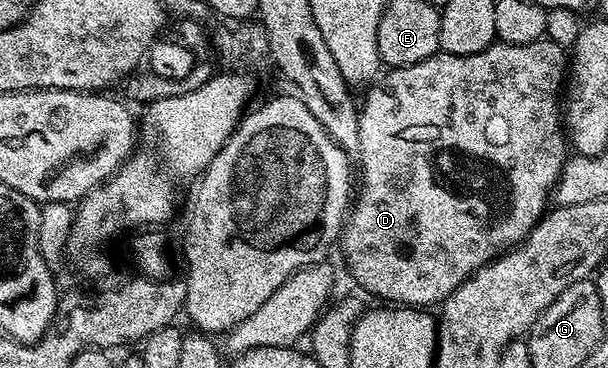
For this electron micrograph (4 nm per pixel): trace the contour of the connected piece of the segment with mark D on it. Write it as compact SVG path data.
M546 37L526 43L509 45L498 41L486 47L481 53L472 55L449 55L440 53L417 65L397 67L388 70L370 88L367 100L362 100L359 112L359 153L357 167L363 170L363 184L358 184L345 230L341 235L341 248L347 258L351 275L371 295L388 299L391 305L406 305L416 309L430 308L430 303L442 304L466 279L480 271L486 263L519 246L529 232L539 224L548 210L555 184L563 172L563 165L569 158L569 140L565 134L565 124L561 118L559 90L564 90L565 76L569 71L569 55L565 47Z

